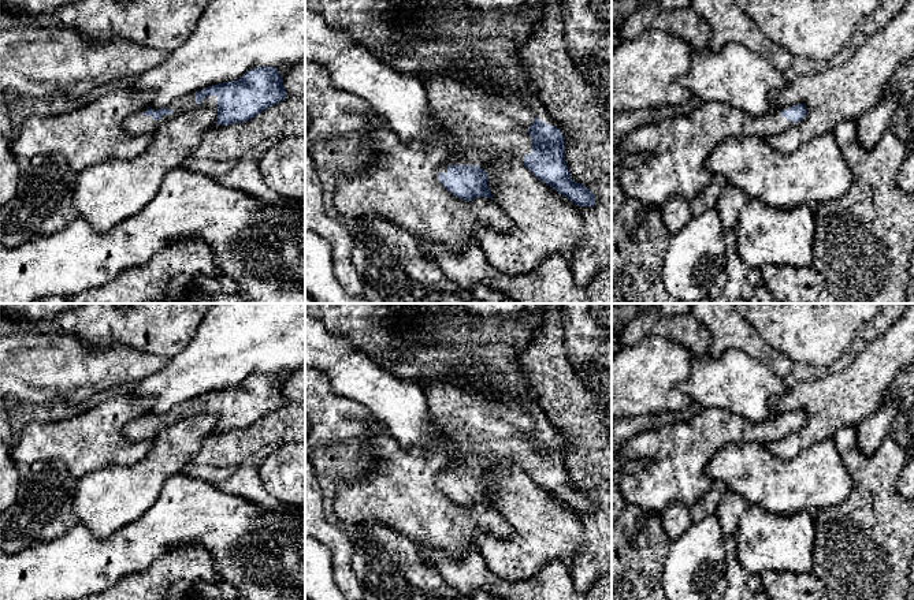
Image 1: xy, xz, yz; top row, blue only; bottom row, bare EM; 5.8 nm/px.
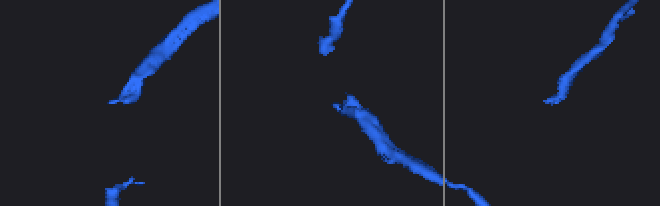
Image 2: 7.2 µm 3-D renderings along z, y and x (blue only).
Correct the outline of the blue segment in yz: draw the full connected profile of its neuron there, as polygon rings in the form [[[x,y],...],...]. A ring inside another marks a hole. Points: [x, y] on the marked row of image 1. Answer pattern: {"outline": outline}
{"outline": [[[702,103],[690,115],[644,124],[621,138],[617,149],[649,157],[640,167],[616,165],[613,172],[642,210],[661,208],[672,195],[692,201],[713,178],[705,163],[718,144],[729,137],[781,134],[806,113],[805,104],[753,116],[729,104]]]}

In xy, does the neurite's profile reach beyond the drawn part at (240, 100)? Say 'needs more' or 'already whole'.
needs more

